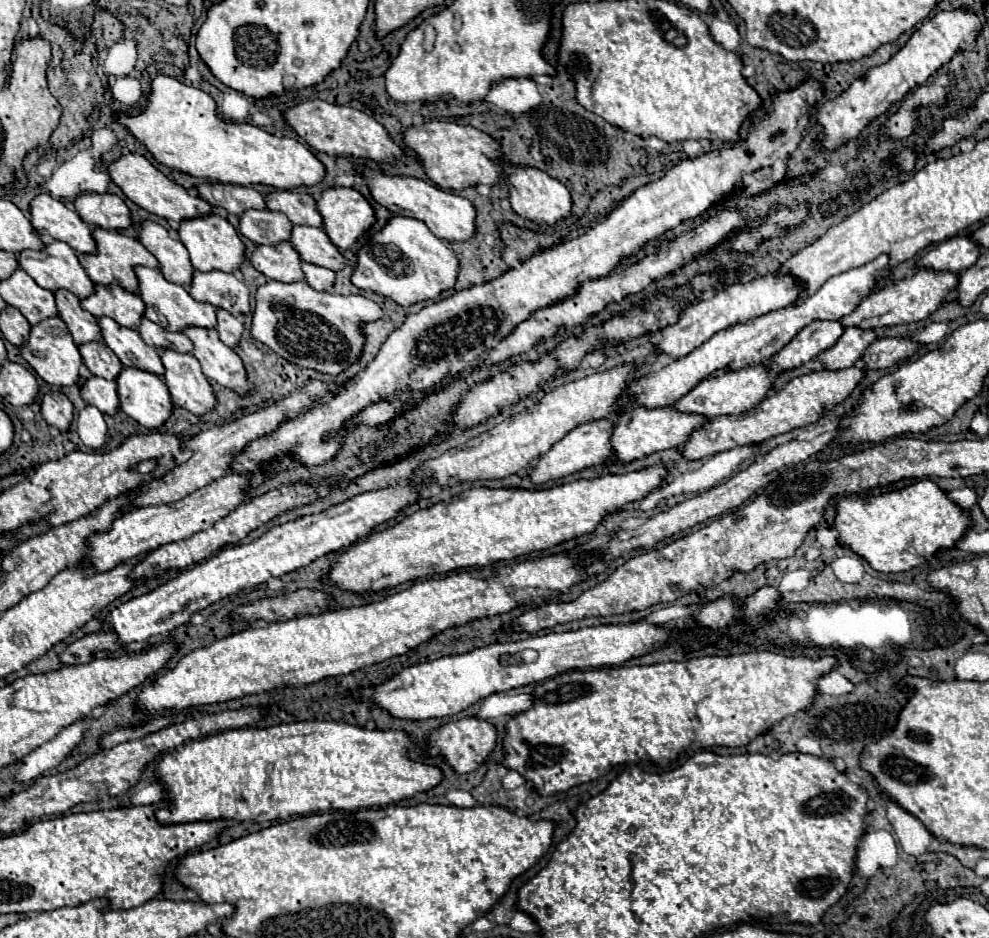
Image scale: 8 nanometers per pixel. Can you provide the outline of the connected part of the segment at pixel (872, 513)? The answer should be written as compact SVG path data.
M922 479L886 493L842 497L836 505L832 527L838 531L838 541L866 559L872 569L880 573L898 573L920 565L938 549L954 547L968 531L970 517L952 503L934 481Z

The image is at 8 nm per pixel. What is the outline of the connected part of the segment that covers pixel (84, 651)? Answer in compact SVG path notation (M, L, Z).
M92 633L70 643L58 655L58 659L64 665L76 665L76 663L88 663L98 657L118 655L120 651L122 651L122 645L118 645L114 637L110 637L110 633Z

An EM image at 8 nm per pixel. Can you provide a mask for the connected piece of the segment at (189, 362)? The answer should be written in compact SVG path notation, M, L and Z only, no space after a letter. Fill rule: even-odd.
M160 349L160 359L166 367L162 379L174 405L184 407L194 415L202 415L214 407L216 399L212 395L212 387L192 353Z

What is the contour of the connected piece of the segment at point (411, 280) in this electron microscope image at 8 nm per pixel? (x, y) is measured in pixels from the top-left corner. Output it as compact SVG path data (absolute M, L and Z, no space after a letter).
M392 215L388 223L372 235L372 239L358 251L352 283L358 289L370 289L400 305L436 299L444 289L450 289L458 275L456 253L438 239L420 219Z

